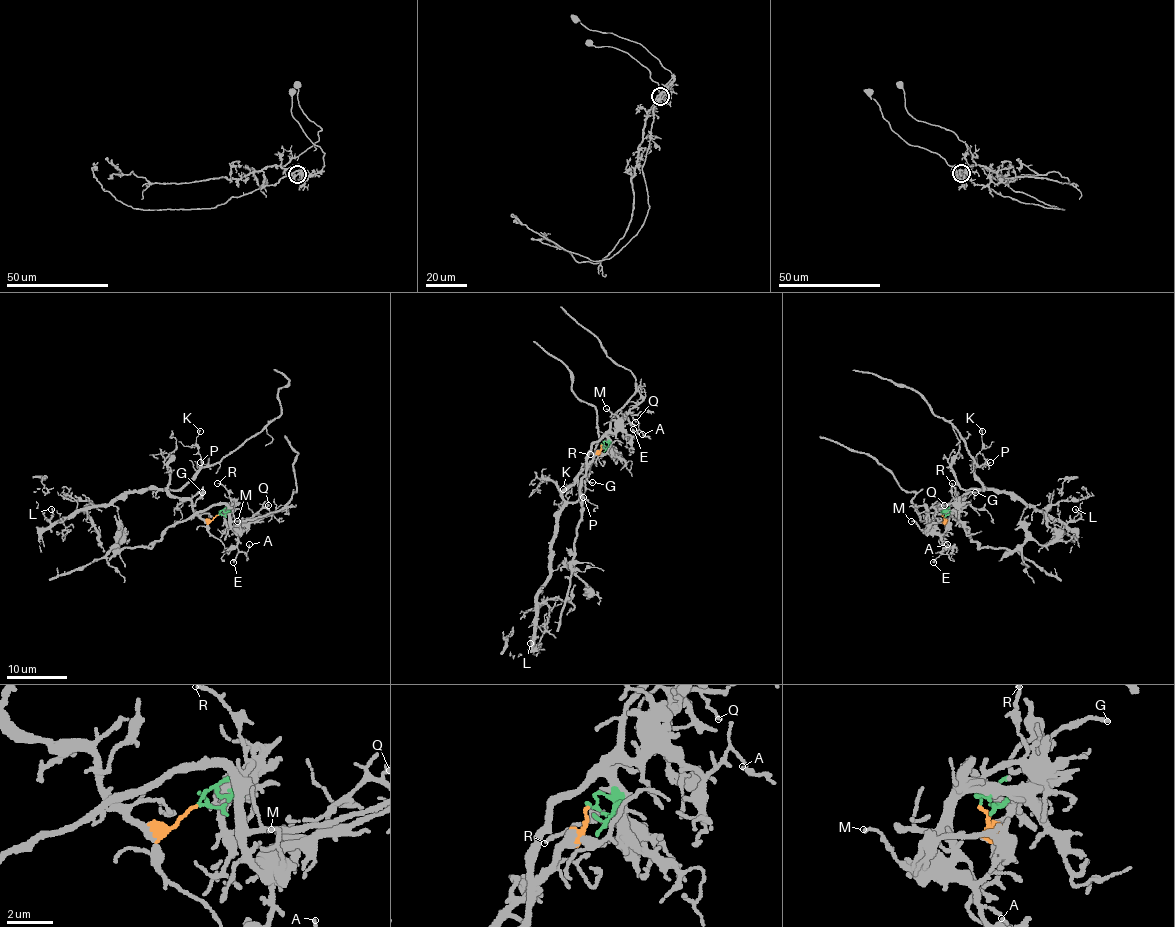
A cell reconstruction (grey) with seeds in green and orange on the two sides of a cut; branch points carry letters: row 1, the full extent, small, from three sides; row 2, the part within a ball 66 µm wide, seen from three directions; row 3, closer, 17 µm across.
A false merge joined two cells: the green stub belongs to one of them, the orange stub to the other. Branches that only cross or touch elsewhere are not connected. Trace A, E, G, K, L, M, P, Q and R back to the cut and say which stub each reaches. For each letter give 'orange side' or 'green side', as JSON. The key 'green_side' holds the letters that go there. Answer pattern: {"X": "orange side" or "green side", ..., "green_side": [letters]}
{"A": "green side", "E": "green side", "G": "orange side", "K": "orange side", "L": "orange side", "M": "green side", "P": "orange side", "Q": "green side", "R": "green side", "green_side": ["A", "E", "M", "Q", "R"]}

